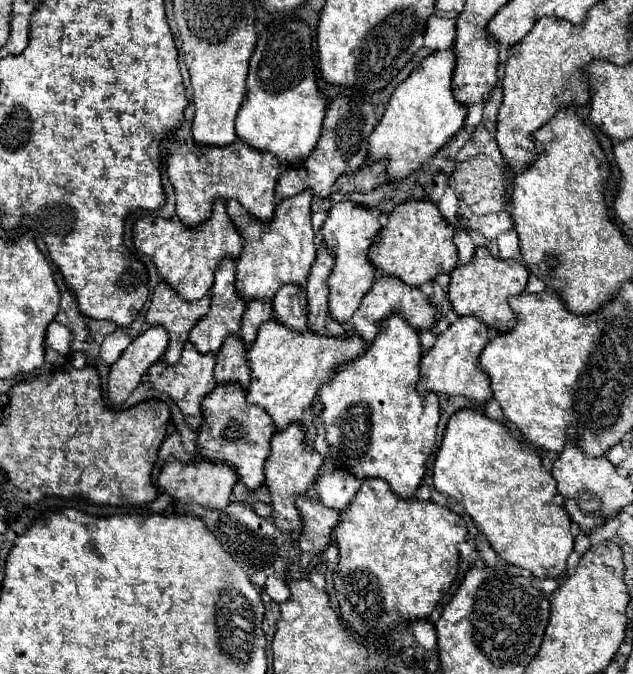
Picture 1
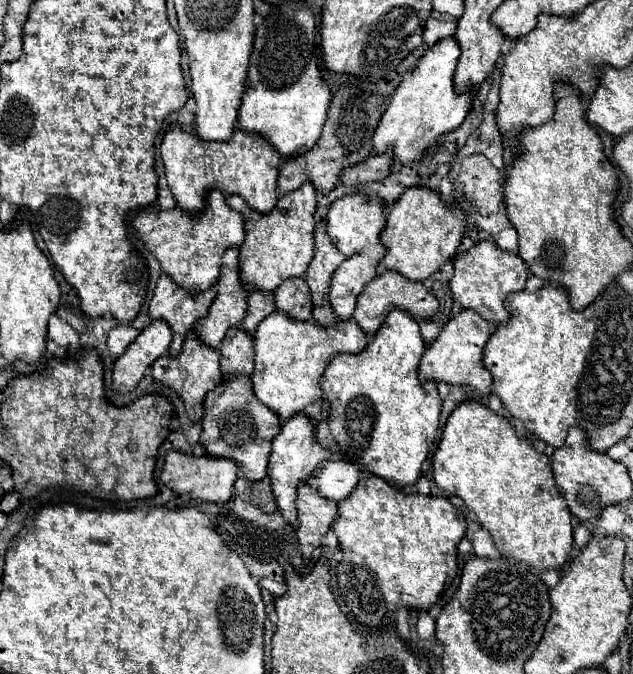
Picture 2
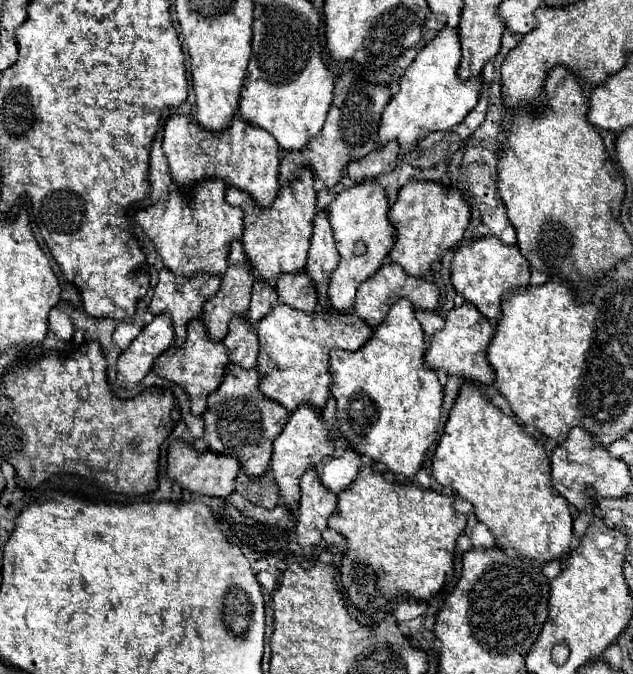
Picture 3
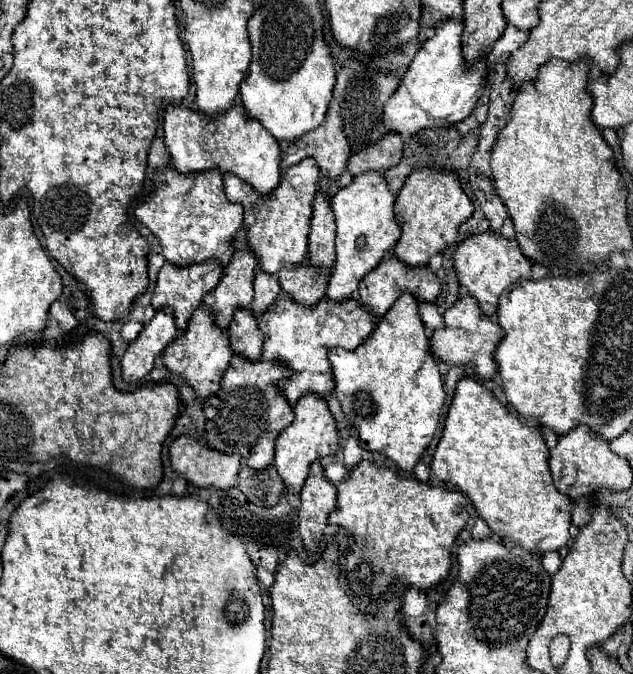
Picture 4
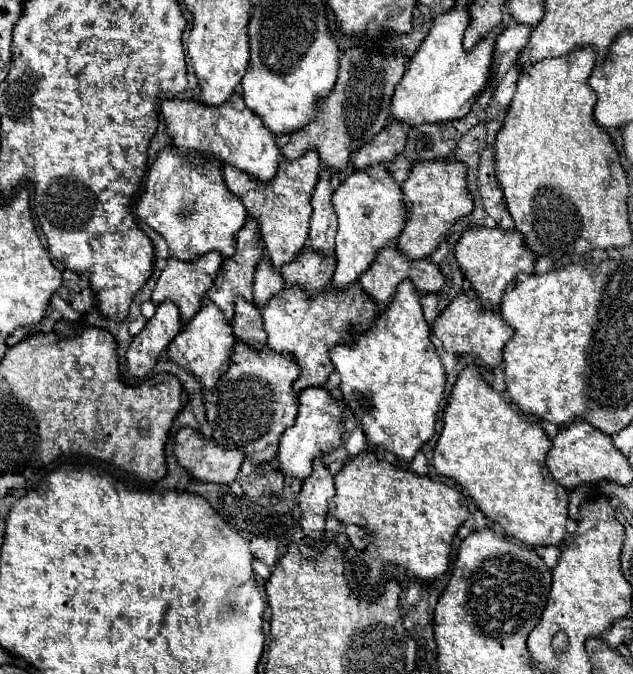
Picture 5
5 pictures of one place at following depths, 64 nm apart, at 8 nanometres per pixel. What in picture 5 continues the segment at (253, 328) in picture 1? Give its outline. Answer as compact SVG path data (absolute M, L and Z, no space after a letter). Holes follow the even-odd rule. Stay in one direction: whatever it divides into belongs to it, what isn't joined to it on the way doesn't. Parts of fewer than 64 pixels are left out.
M262 256L258 266L256 266L256 278L254 278L254 302L258 306L266 304L270 300L272 294L276 294L280 288L284 288L286 282L280 274L280 270L276 270L268 256Z

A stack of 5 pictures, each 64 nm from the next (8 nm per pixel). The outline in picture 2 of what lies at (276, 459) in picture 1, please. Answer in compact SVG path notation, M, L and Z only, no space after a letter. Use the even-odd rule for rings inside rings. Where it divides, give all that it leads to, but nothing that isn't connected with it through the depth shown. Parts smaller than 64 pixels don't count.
M306 414L292 416L292 420L284 422L280 434L272 442L272 454L270 454L270 464L268 464L268 476L272 480L272 492L278 502L278 510L288 522L296 520L296 490L298 486L312 476L312 472L318 468L322 460L330 456L330 450L320 446L316 440L316 428L312 420Z

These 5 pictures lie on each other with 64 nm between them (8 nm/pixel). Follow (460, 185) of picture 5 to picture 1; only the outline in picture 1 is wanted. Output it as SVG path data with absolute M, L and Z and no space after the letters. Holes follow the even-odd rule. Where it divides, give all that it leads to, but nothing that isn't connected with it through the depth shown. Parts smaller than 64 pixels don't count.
M430 198L406 200L390 212L388 224L378 232L370 248L370 260L380 274L396 276L410 286L422 286L424 282L436 280L438 274L446 274L456 268L458 250L454 234L456 228L444 220L436 202Z

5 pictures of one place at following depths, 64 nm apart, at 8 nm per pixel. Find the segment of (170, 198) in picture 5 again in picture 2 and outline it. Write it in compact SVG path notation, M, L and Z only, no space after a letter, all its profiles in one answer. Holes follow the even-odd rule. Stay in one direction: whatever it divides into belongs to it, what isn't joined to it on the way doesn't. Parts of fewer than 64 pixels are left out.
M210 190L206 194L206 206L200 214L190 214L180 206L172 210L150 208L142 210L134 218L134 228L138 230L140 240L160 262L162 272L180 286L198 292L210 288L220 278L224 252L228 248L240 248L246 236L242 214L226 204L226 198L220 190Z

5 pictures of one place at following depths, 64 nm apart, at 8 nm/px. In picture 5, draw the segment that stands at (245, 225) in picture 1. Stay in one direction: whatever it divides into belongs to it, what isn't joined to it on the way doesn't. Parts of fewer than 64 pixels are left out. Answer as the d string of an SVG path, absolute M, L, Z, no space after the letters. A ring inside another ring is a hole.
M310 150L296 160L280 158L276 178L268 182L250 178L242 170L236 170L236 166L232 164L222 164L222 174L230 192L242 200L242 204L248 210L248 216L258 220L260 236L274 268L280 268L286 262L294 260L296 254L306 246L308 230L310 230L310 216L312 216L310 196L314 192L320 170L322 166L320 166L320 158L316 156L316 150Z

